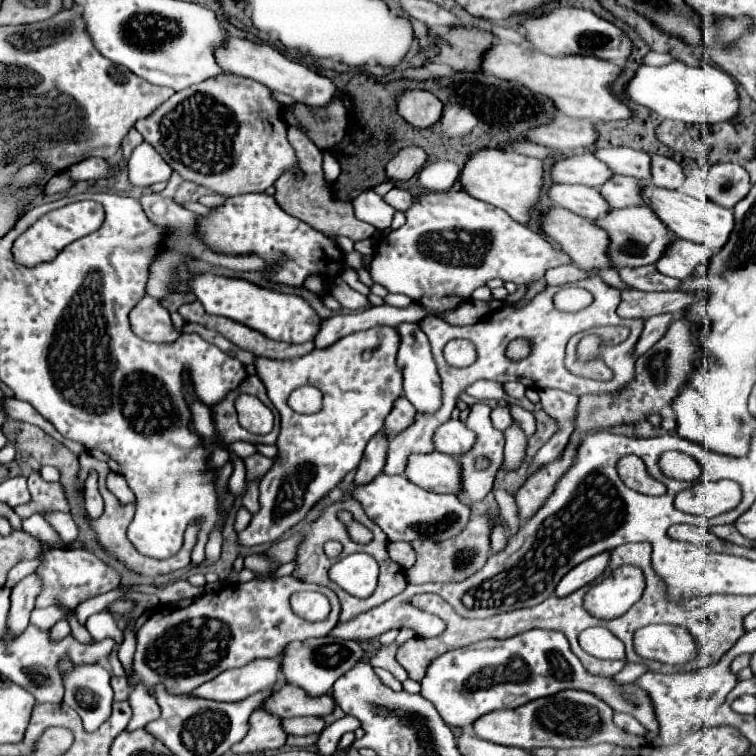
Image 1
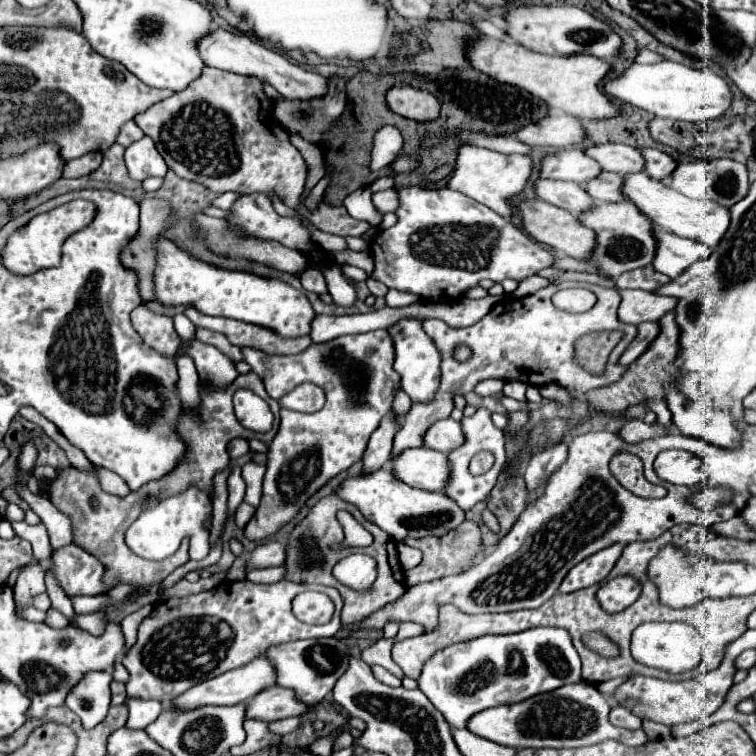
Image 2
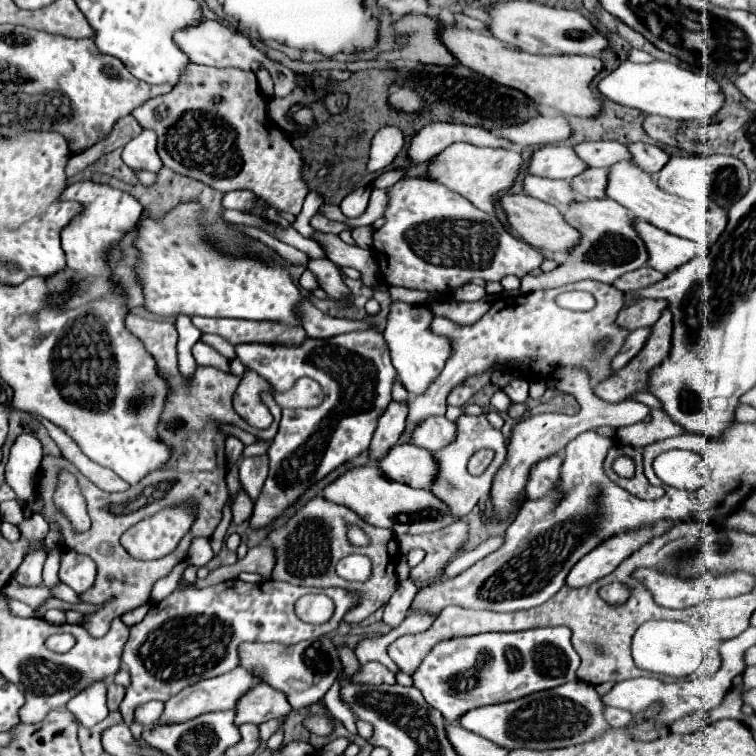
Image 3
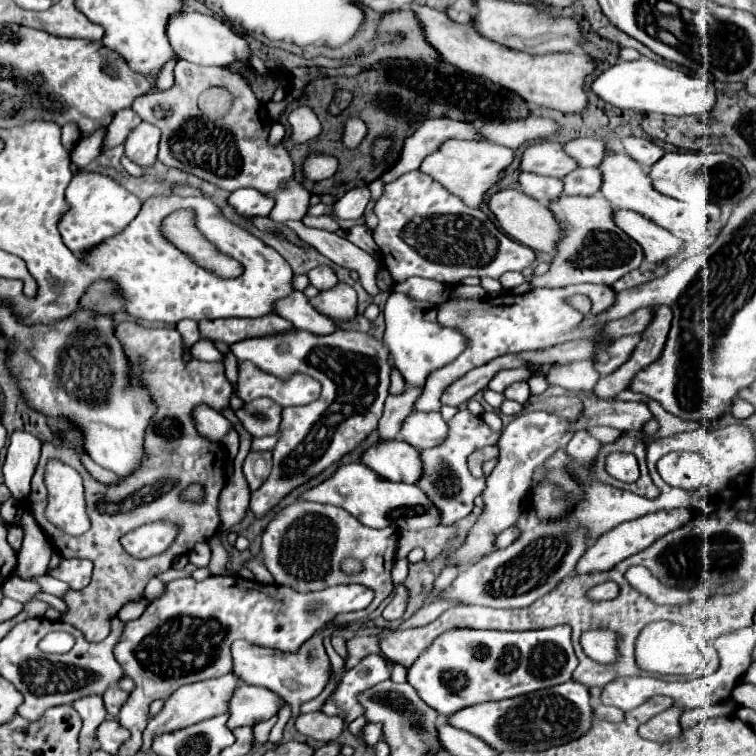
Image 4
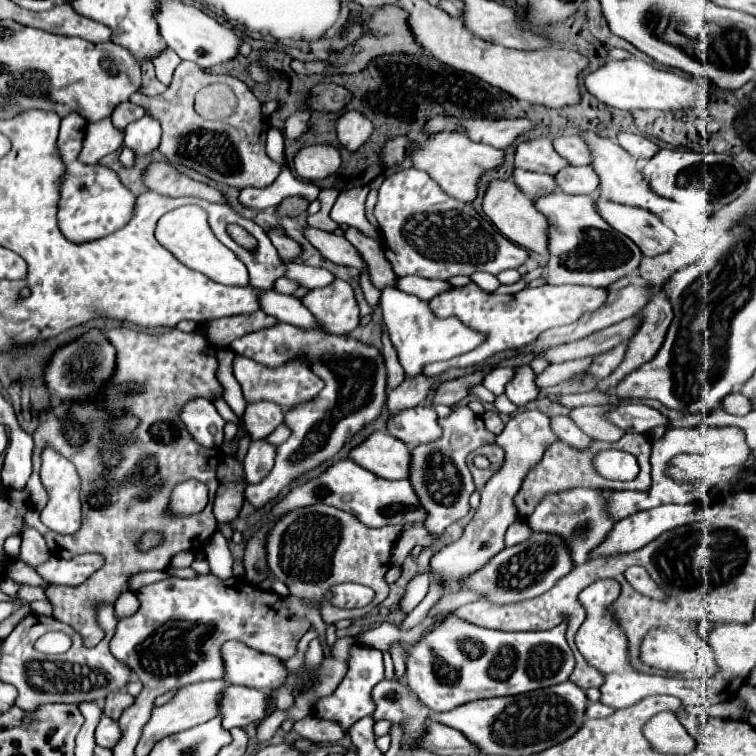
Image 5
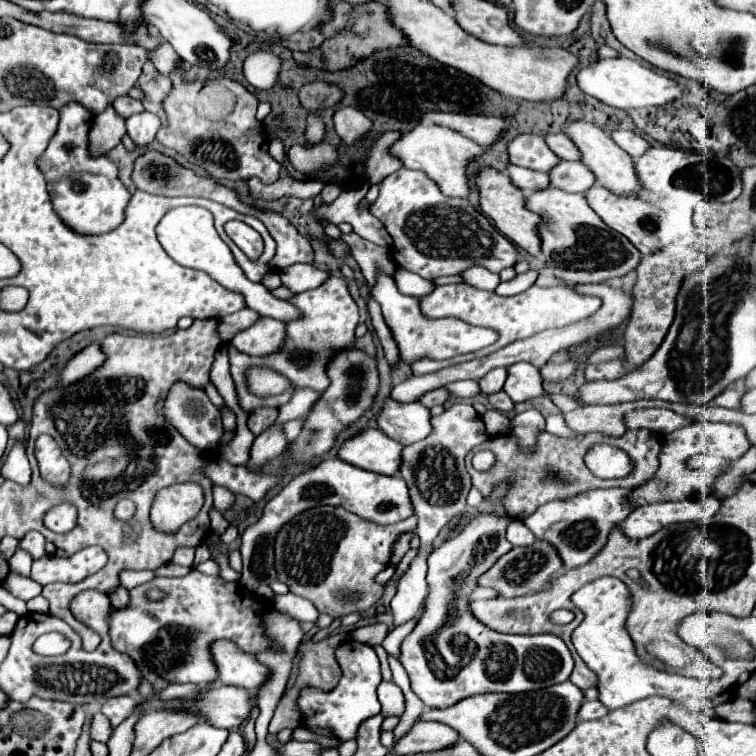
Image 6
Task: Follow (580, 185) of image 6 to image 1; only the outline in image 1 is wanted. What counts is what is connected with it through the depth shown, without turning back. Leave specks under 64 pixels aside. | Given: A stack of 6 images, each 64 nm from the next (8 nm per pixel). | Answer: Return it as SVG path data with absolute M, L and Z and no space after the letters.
M614 174L610 180L606 180L598 192L604 196L610 208L624 208L624 206L636 206L642 204L640 200L640 180Z

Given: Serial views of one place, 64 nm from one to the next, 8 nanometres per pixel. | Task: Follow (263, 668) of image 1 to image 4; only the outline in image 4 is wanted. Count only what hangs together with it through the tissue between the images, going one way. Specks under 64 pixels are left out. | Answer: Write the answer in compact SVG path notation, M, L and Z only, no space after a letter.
M220 676L216 680L204 680L204 682L196 682L196 684L186 684L182 688L178 688L164 704L164 708L150 718L146 730L144 730L144 742L142 742L142 752L150 750L152 746L152 740L154 736L160 736L160 734L166 734L166 732L176 732L176 730L182 730L186 726L192 726L192 724L198 724L202 720L208 720L208 718L214 718L214 716L220 716L226 712L228 708L228 700L234 692L234 688L238 686L240 682L236 682L236 676Z

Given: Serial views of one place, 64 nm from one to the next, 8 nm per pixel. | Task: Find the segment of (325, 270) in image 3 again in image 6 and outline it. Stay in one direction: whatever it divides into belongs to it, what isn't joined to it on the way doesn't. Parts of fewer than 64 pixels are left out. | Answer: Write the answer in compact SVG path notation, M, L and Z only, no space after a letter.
M294 264L292 268L286 268L284 272L280 272L280 280L286 288L290 288L292 292L304 292L304 290L312 290L318 284L322 284L328 278L326 272L310 266L310 264Z

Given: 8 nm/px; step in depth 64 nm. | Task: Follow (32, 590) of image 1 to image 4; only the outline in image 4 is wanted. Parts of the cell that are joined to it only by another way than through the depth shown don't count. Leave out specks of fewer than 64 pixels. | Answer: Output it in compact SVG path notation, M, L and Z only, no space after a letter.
M24 532L24 542L18 552L18 572L22 578L46 574L52 548L42 532Z

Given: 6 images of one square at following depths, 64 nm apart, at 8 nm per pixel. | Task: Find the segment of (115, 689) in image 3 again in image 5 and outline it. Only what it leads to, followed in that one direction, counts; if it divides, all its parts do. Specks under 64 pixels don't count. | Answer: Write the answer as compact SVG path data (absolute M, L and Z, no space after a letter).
M128 692L108 694L108 698L104 702L104 714L110 716L112 720L118 720L122 716L122 712L132 704L134 704L134 696L130 696Z

